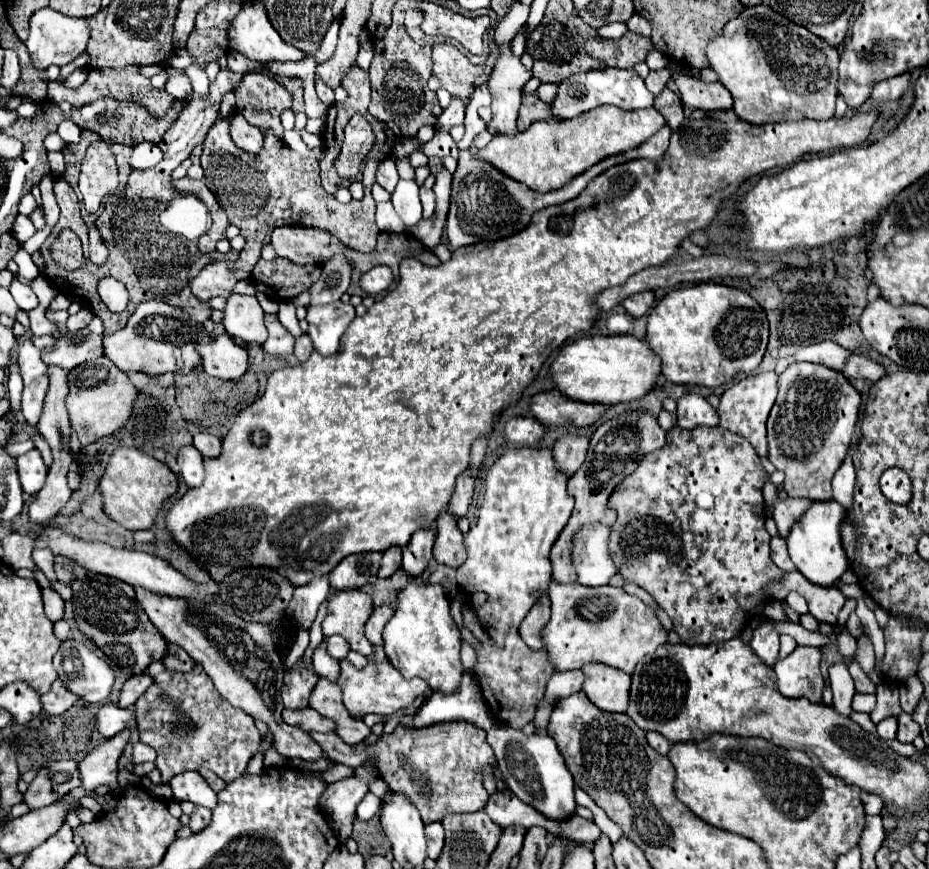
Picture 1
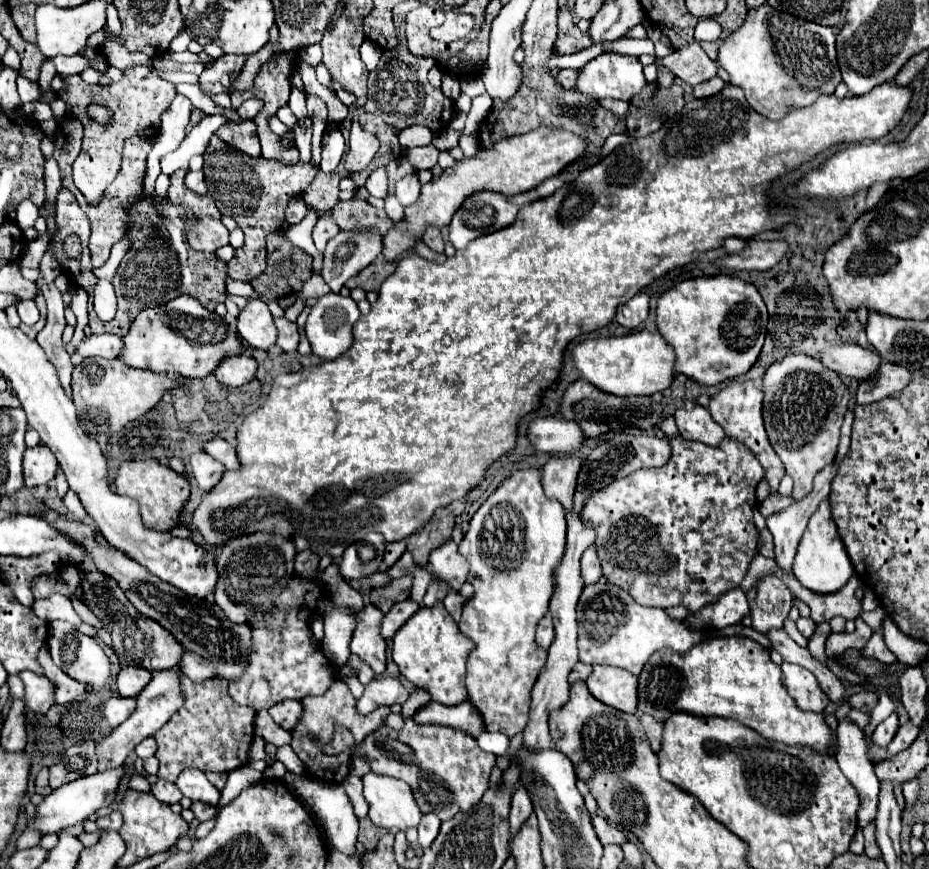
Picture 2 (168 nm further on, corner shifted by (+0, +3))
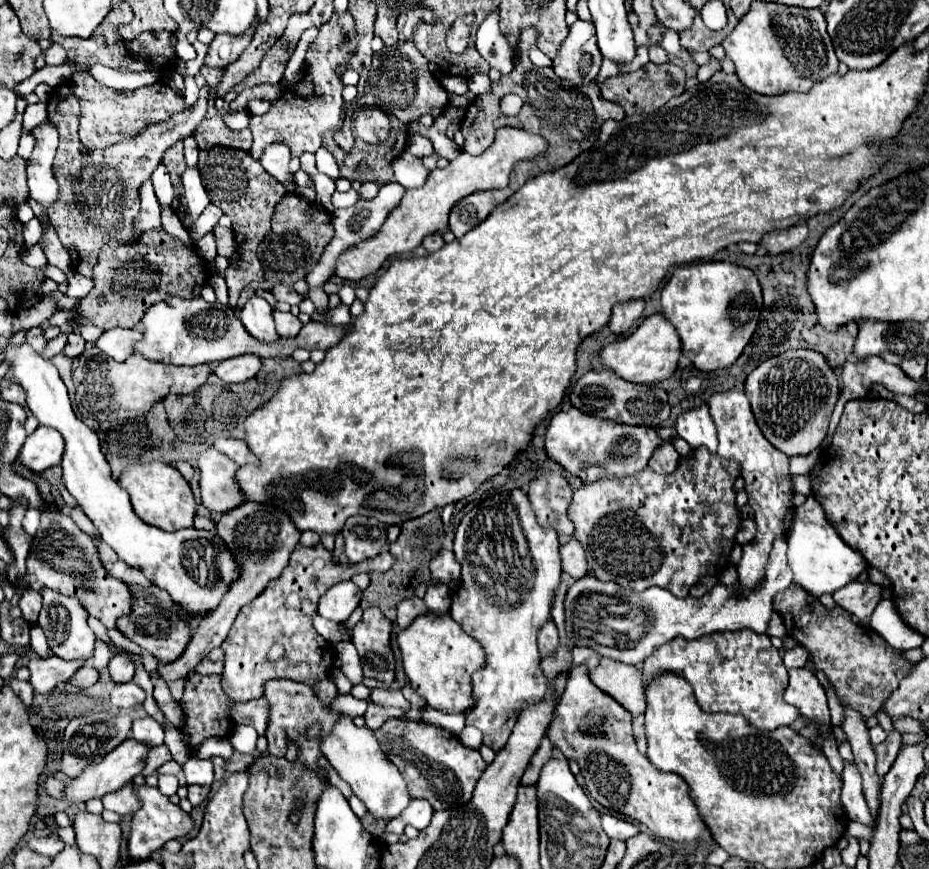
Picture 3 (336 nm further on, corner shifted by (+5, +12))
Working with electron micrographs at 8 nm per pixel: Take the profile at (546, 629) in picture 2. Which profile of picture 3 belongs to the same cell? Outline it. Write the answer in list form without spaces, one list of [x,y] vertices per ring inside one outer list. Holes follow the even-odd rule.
[[[546,622],[546,626],[540,630],[538,634],[538,648],[540,648],[540,654],[542,658],[546,658],[548,654],[552,654],[552,650],[556,650],[556,646],[560,644],[560,638],[558,638],[558,630],[554,626],[554,622]]]

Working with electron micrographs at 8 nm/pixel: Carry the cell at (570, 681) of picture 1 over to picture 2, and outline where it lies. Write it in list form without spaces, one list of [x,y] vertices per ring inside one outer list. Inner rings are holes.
[[[577,663],[569,675],[569,681],[575,683],[575,681],[585,681],[587,677],[591,675],[591,667],[585,665],[585,663]]]

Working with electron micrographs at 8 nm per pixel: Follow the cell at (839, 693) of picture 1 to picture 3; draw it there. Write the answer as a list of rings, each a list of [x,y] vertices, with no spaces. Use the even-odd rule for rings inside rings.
[[[846,762],[842,780],[844,780],[844,786],[842,786],[842,806],[844,806],[844,812],[848,814],[850,820],[868,826],[868,822],[872,822],[872,814],[868,810],[868,804],[864,802],[862,778],[860,778],[858,766]]]

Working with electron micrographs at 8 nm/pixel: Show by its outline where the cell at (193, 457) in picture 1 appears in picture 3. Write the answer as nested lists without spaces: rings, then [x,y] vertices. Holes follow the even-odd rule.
[[[208,448],[198,458],[202,504],[212,514],[224,514],[246,502],[244,492],[236,486],[238,466],[216,448]]]

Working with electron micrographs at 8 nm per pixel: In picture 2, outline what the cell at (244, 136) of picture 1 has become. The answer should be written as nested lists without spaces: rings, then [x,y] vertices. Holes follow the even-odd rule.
[[[245,121],[245,123],[227,123],[223,127],[219,127],[217,135],[229,143],[233,149],[243,151],[251,157],[259,157],[261,155],[261,147],[259,147],[259,137],[257,137],[257,127],[253,121]]]

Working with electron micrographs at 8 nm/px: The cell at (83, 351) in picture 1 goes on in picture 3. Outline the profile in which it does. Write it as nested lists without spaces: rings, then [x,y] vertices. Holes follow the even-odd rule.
[[[112,328],[100,336],[96,346],[106,352],[110,358],[116,362],[124,362],[134,354],[134,344],[142,338],[138,330],[128,330],[128,328]]]

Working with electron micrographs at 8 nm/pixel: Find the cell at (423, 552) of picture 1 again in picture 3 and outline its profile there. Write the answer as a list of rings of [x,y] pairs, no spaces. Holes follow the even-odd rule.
[[[298,544],[282,576],[272,580],[256,600],[240,610],[228,638],[222,642],[226,652],[222,674],[224,692],[236,702],[248,702],[262,696],[262,688],[270,678],[292,678],[296,682],[312,684],[314,678],[328,676],[334,664],[332,644],[328,644],[312,626],[312,618],[318,614],[316,606],[320,596],[340,580],[350,580],[358,572],[386,572],[392,564],[394,558],[388,550],[380,552],[376,558],[352,566],[336,562],[332,552],[322,544],[310,548]],[[274,642],[284,644],[286,658],[280,662],[266,662],[266,654]]]

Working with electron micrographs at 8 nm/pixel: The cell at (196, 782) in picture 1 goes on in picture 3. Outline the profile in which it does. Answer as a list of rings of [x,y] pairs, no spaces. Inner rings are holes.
[[[190,758],[182,768],[184,768],[184,776],[188,784],[206,784],[206,786],[212,784],[212,776],[214,776],[212,760]]]

